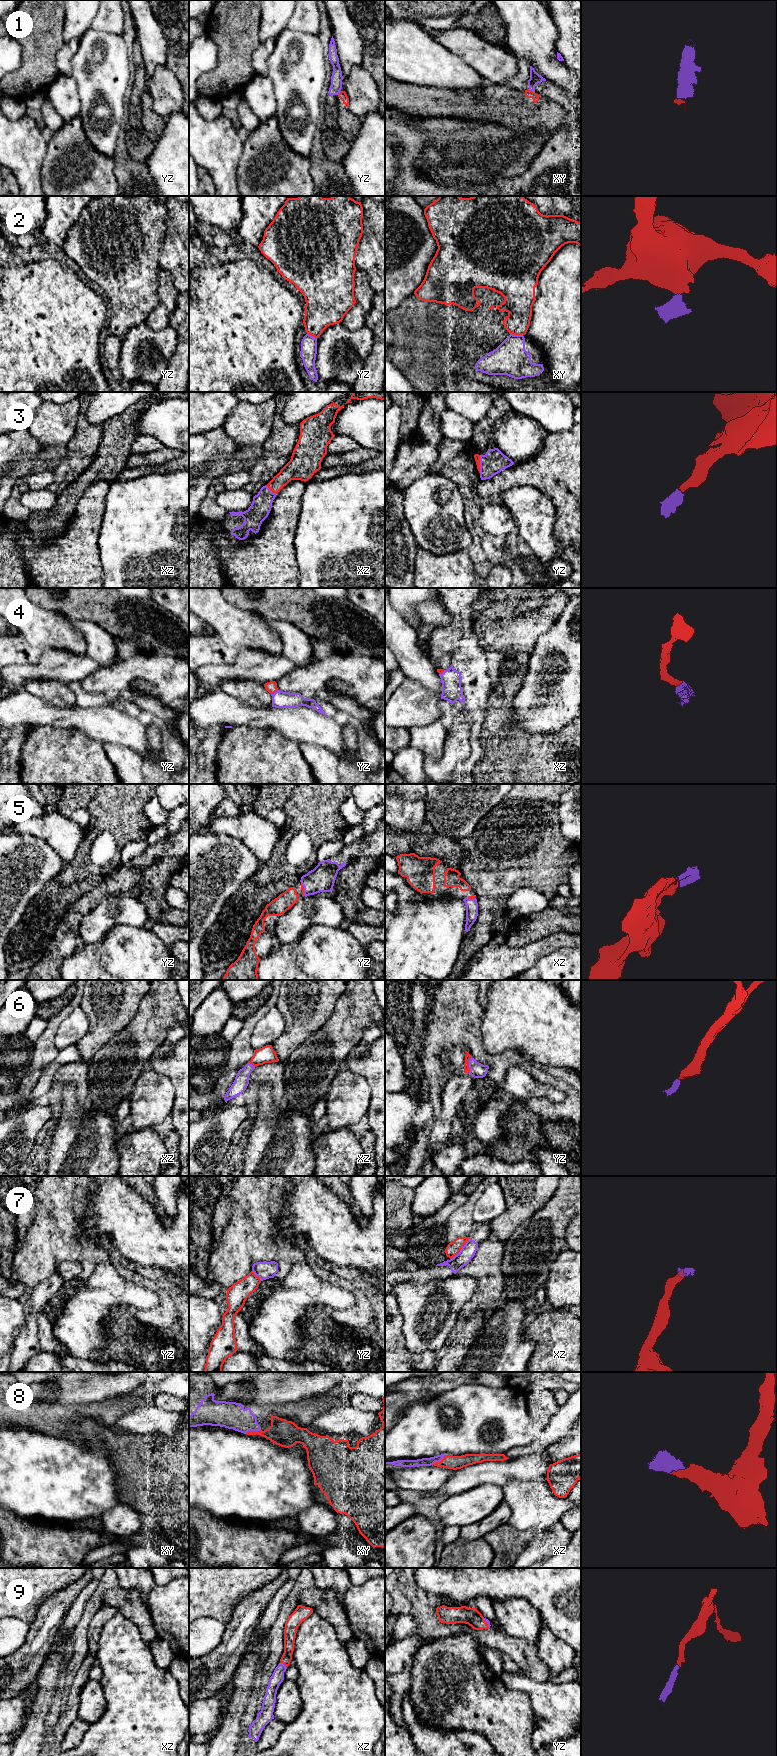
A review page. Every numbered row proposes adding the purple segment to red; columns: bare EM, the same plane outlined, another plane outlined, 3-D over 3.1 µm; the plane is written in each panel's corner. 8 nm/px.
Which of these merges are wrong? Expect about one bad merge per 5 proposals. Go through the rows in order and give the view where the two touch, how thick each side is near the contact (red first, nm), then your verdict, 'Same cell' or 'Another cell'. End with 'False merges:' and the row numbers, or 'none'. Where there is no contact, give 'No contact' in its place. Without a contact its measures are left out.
1: Touches red in xy. Thickness 60 nm (red) against 90 nm. Another cell
2: Touches red in xy. Thickness 220 nm (red) against 280 nm. Another cell
3: Touches red in yz. Thickness 50 nm (red) against 190 nm. Same cell
4: Touches red in yz. Thickness 90 nm (red) against 140 nm. Same cell
5: Touches red in yz. Thickness 20 nm (red) against 200 nm. Same cell
6: Touches red in yz. Thickness 50 nm (red) against 130 nm. Same cell
7: Touches red in xz. Thickness 110 nm (red) against 120 nm. Another cell
8: Touches red in xy. Thickness 220 nm (red) against 220 nm. Same cell
9: Touches red in xz. Thickness 100 nm (red) against 100 nm. Same cell
False merges: 1, 2, 7

